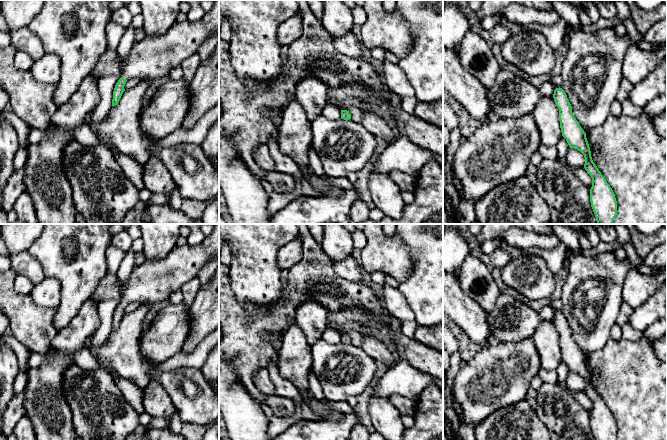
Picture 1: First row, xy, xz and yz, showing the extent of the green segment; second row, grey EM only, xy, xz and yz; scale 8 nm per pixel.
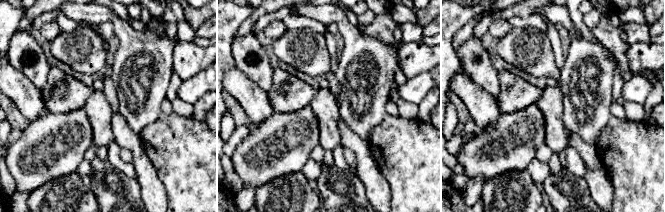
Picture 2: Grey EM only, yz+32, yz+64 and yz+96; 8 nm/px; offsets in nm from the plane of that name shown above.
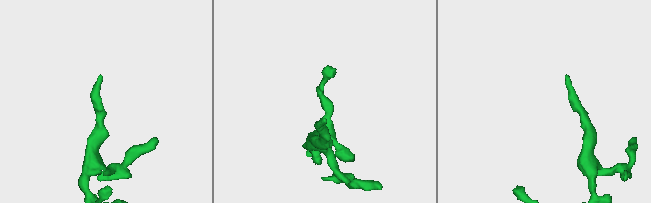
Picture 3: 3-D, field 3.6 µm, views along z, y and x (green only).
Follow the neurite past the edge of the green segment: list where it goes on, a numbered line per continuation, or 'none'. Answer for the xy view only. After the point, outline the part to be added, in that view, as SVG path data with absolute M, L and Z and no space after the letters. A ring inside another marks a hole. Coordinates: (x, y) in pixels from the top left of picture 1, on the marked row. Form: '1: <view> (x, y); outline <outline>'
1: xy (153, 57); outline M214 0L212 9L205 13L197 22L175 22L173 26L162 35L145 35L140 42L135 42L127 58L118 55L117 61L122 77L128 81L132 78L141 80L155 80L169 74L181 63L197 53L198 48L206 38L219 34L219 0Z

